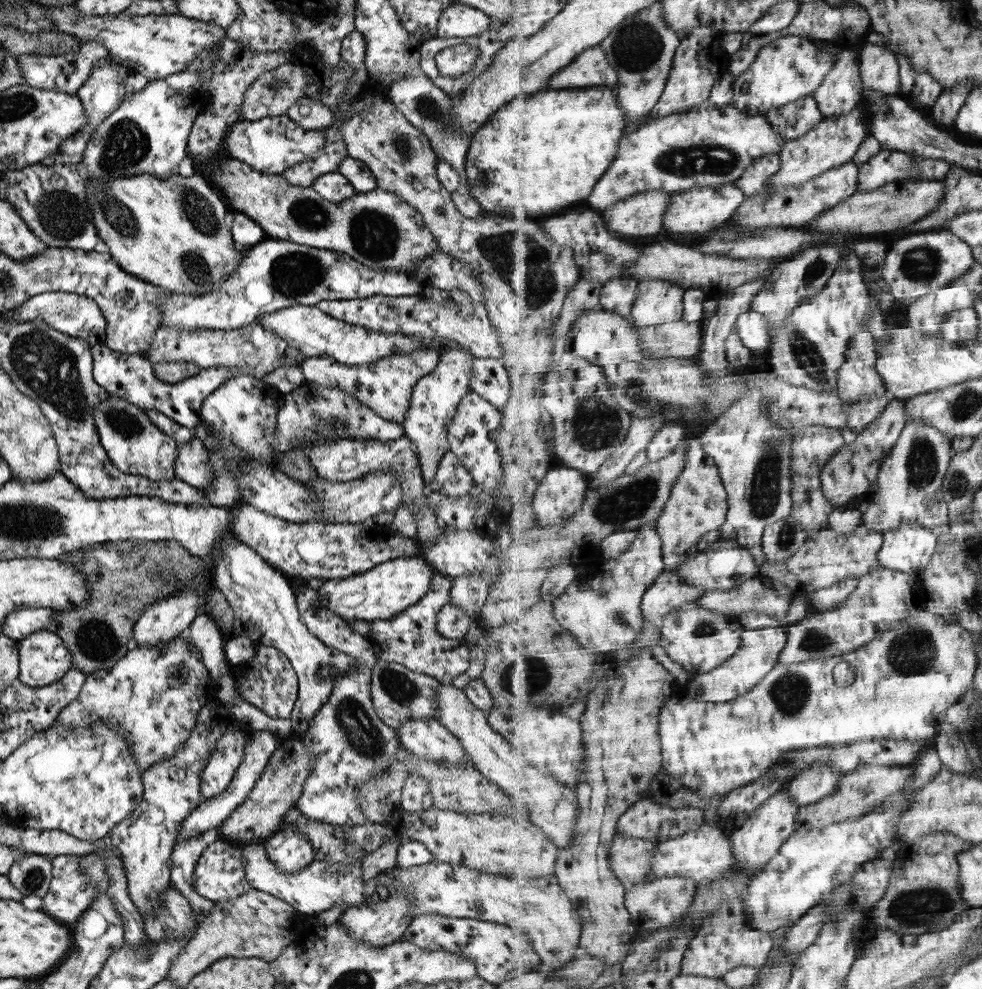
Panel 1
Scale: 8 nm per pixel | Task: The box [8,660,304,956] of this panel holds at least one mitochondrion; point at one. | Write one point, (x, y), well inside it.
(33, 877)

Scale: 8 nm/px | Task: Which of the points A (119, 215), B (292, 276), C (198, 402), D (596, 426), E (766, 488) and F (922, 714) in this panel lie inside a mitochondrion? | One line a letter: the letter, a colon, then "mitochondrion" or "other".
A: mitochondrion
B: mitochondrion
C: other
D: mitochondrion
E: mitochondrion
F: other

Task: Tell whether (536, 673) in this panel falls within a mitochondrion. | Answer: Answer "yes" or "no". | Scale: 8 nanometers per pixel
yes

